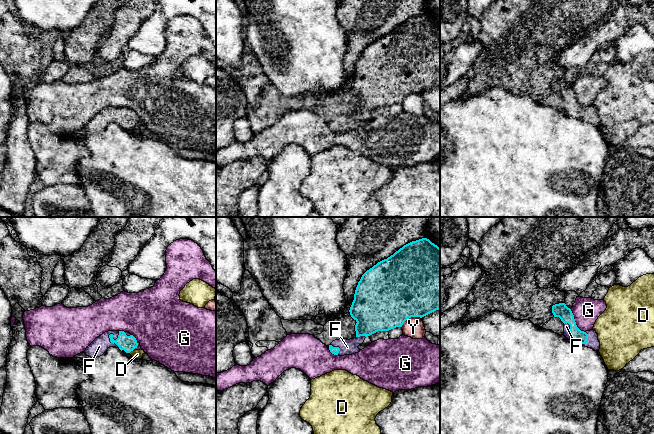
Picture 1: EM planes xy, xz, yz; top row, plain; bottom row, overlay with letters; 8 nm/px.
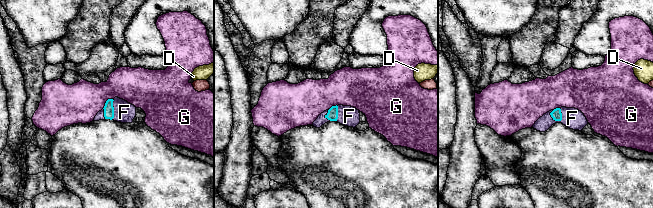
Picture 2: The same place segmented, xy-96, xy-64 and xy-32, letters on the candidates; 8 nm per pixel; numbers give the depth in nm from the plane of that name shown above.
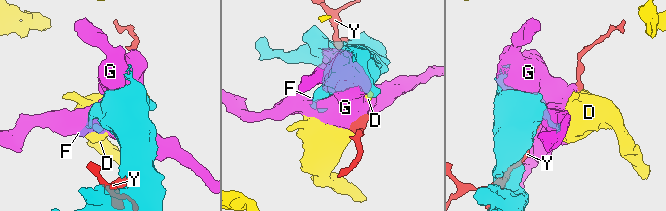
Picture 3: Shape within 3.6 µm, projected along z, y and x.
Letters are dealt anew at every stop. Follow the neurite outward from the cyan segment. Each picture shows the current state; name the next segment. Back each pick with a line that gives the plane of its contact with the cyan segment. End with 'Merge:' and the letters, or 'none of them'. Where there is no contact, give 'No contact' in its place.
F: Touches cyan in xy
Merge: F

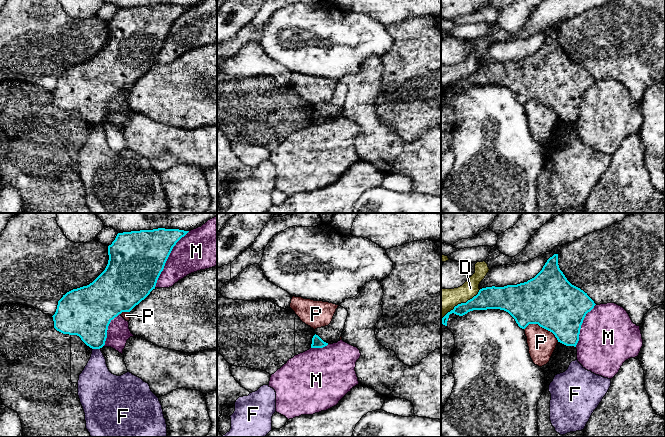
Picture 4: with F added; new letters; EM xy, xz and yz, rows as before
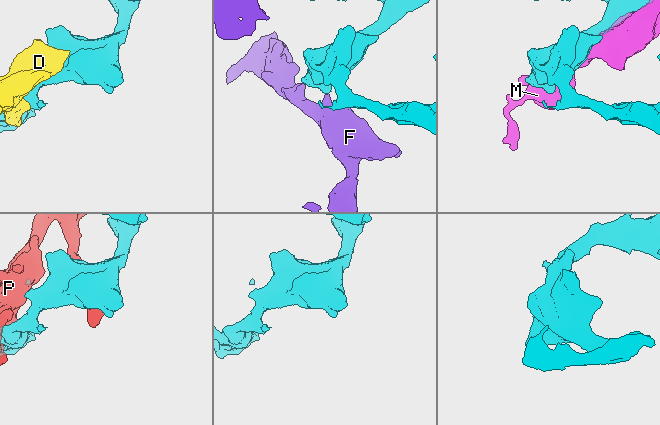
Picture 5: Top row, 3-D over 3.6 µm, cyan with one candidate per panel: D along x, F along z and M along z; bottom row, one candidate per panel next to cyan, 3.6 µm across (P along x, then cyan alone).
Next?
Merge: none of them

